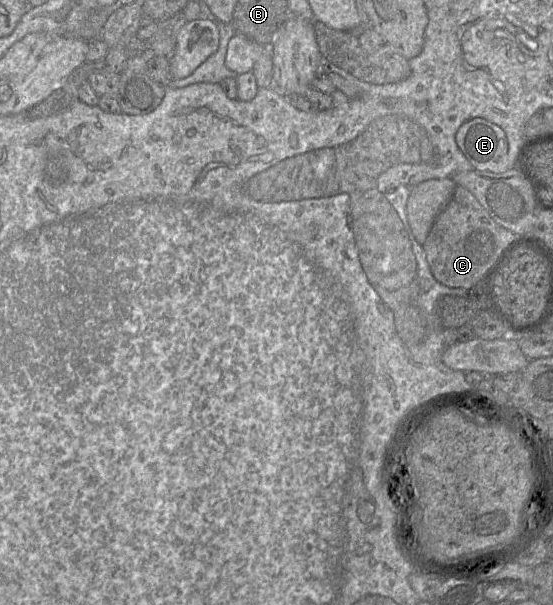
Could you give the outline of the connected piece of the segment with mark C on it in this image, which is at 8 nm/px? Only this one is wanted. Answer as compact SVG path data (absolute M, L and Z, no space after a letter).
M456 185L451 200L437 215L422 246L438 282L450 288L471 289L480 282L501 250L516 237L497 224L469 190Z

